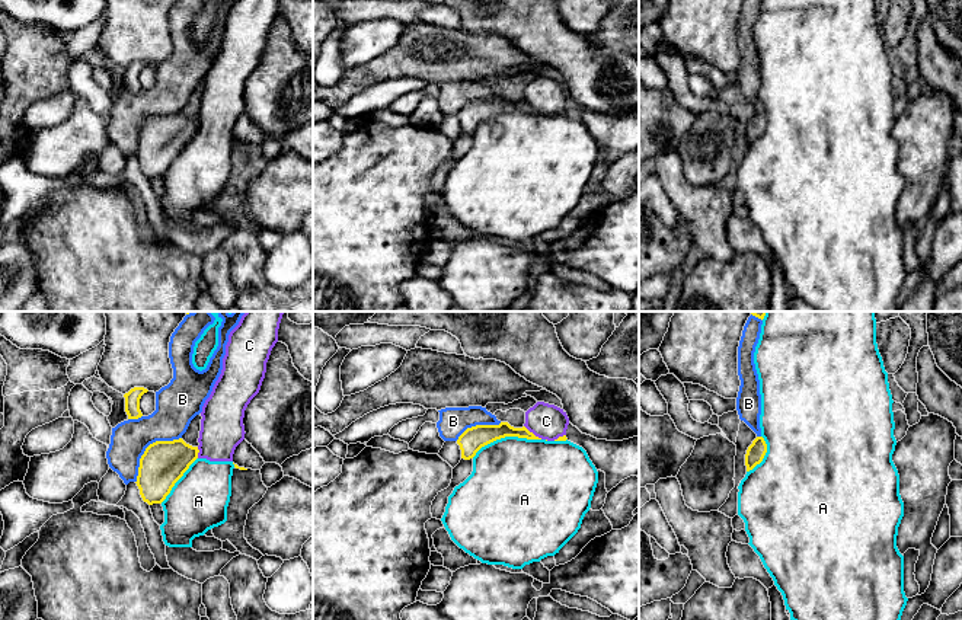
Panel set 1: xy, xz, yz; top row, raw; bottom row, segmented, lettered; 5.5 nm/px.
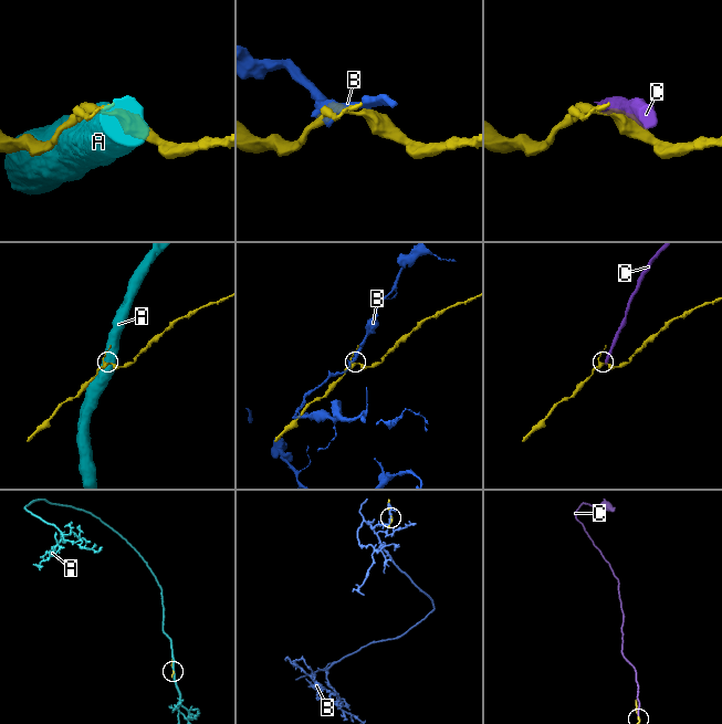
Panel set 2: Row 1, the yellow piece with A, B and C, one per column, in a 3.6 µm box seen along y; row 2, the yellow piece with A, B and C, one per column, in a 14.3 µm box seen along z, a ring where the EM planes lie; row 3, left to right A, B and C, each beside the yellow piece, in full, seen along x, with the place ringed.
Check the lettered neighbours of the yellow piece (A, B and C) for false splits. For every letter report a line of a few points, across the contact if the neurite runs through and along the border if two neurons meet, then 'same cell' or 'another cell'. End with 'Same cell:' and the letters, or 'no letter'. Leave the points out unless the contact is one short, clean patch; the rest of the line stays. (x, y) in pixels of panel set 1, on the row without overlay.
A: another cell
B: another cell
C: xz (524, 99), (542, 112) | another cell
Same cell: no letter

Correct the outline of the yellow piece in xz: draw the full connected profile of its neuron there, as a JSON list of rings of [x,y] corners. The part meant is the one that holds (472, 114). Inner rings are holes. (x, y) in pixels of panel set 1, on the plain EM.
[[[501,96],[499,99],[476,99],[467,102],[457,114],[461,124],[461,132],[470,134],[482,121],[505,111],[541,114],[525,100],[514,102],[508,96]]]

